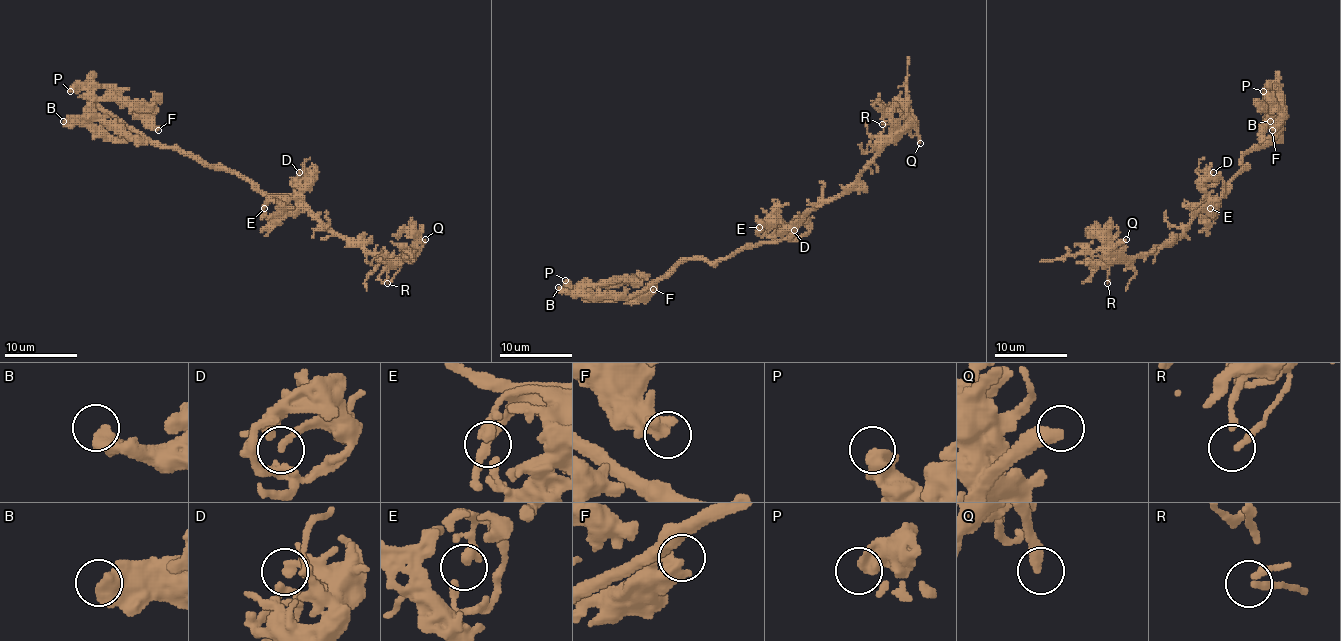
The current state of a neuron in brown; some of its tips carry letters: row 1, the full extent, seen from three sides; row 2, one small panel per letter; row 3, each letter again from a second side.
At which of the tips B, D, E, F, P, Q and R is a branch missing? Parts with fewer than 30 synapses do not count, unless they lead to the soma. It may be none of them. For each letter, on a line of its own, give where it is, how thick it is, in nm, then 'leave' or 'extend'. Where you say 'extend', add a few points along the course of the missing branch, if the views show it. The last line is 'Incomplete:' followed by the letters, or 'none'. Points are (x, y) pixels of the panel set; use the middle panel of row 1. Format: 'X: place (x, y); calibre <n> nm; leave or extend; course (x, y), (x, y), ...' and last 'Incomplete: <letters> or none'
B: place (558, 287); calibre 600 nm; leave
D: place (794, 230); calibre 200 nm; leave
E: place (759, 227); calibre 220 nm; leave
F: place (653, 289); calibre 360 nm; leave
P: place (565, 280); calibre 600 nm; leave
Q: place (920, 143); calibre 400 nm; extend
R: place (882, 124); calibre 220 nm; leave
Incomplete: Q

